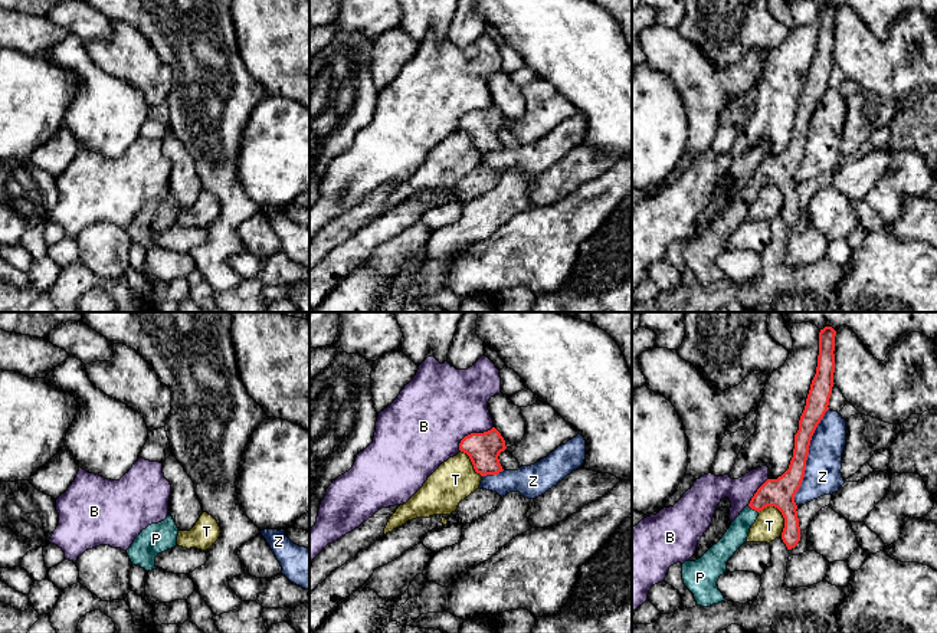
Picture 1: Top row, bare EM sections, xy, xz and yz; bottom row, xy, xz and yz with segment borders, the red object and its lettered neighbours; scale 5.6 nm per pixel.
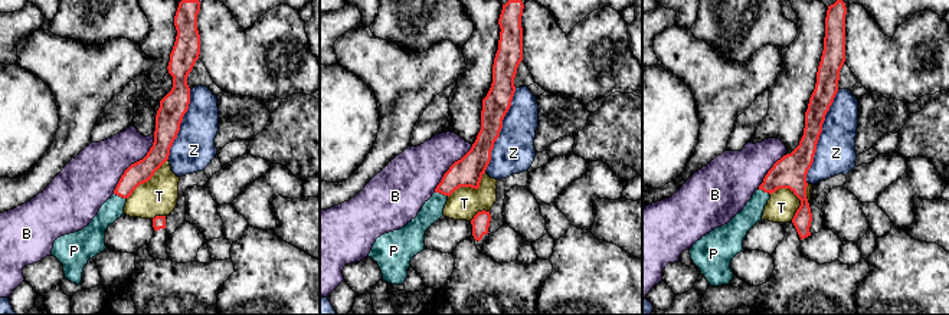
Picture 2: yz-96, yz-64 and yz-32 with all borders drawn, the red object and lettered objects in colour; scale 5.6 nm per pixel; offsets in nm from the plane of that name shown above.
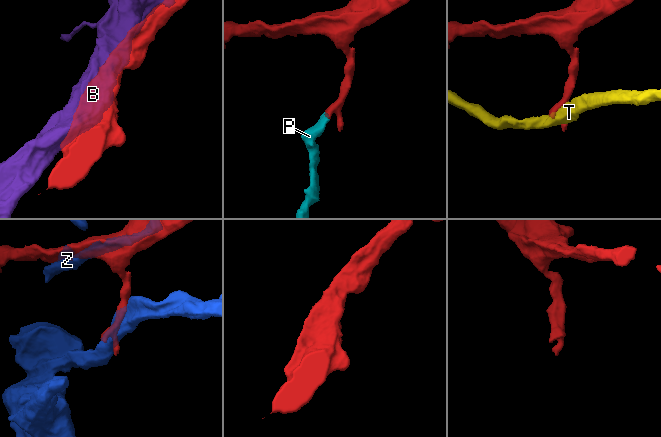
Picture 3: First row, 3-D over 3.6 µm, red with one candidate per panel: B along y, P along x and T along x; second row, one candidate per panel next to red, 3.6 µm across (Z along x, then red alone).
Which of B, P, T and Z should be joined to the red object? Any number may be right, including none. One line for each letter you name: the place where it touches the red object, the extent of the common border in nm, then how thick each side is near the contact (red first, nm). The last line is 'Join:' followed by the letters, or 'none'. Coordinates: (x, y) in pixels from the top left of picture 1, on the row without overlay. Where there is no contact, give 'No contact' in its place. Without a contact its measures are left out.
P: Touches red at yz (753, 186). Shared border 80 nm. Thickness 160 nm (red) against 120 nm
Join: P

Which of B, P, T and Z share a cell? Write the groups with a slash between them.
B / P / T / Z

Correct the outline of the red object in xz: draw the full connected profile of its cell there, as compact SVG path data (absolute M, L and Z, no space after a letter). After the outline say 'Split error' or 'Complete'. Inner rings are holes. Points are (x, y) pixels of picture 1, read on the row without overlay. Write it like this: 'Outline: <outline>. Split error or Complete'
Outline: M495 105L484 111L471 111L459 121L459 128L469 134L475 150L481 154L504 148L498 134L505 127L505 118Z. Complete

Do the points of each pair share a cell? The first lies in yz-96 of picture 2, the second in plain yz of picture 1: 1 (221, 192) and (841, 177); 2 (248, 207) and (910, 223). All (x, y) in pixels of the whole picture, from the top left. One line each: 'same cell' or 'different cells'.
1: same cell
2: different cells

